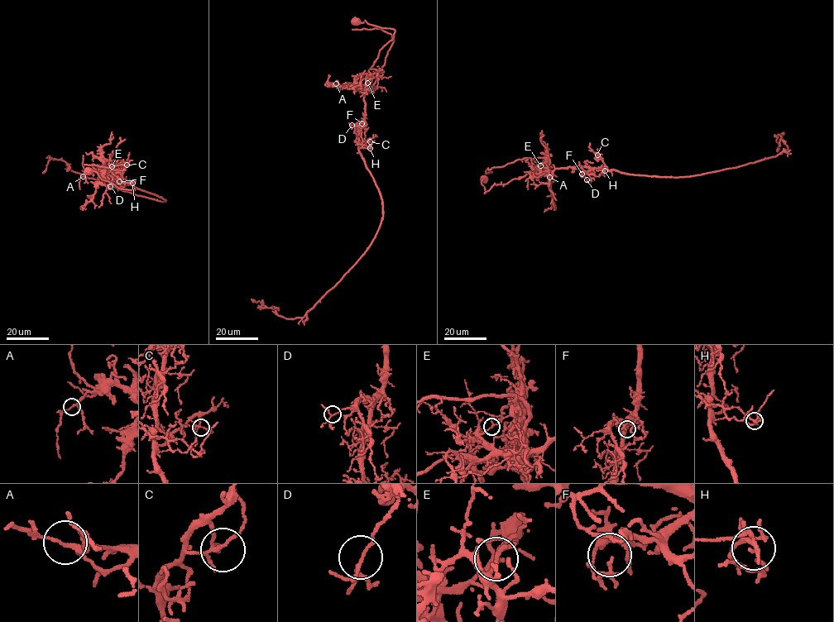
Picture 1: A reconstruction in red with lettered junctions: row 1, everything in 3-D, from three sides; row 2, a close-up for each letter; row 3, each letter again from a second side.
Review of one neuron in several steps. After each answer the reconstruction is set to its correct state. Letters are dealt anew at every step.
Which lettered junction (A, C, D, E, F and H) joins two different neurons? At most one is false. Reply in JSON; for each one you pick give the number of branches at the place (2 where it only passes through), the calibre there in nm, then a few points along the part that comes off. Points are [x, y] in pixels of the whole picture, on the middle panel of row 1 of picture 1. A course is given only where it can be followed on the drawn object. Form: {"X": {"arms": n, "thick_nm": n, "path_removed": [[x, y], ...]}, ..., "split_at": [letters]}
{"E": {"arms": 3, "thick_nm": 100, "path_removed": [[367, 83], [367, 88], [360, 86], [366, 92], [375, 82], [393, 39], [378, 28], [352, 29]]}, "split_at": ["E"]}

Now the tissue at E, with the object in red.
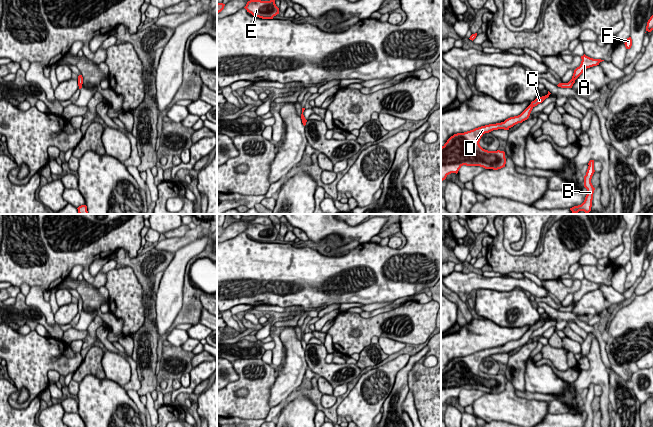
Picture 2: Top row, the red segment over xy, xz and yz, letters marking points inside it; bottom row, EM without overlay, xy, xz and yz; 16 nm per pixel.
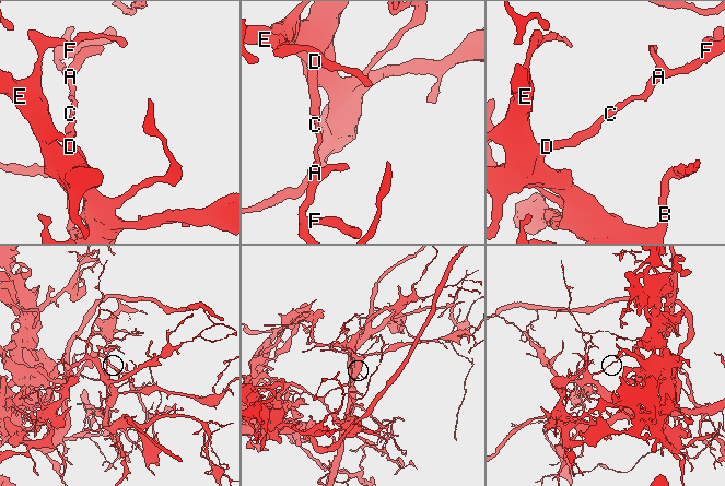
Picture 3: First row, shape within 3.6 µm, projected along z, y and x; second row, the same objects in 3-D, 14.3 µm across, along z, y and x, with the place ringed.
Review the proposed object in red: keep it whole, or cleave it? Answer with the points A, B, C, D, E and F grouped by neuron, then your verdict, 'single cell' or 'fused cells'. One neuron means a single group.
groups A F / B C D E; fused cells

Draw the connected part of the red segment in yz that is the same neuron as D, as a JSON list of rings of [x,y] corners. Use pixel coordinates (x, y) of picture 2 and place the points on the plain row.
[[[548,315],[547,319],[536,322],[520,339],[510,341],[504,346],[481,350],[451,360],[441,371],[441,407],[449,398],[457,398],[463,389],[480,390],[493,394],[505,391],[505,376],[483,373],[479,368],[481,361],[493,354],[509,354],[514,349],[527,344],[532,333],[542,327],[550,318]]]

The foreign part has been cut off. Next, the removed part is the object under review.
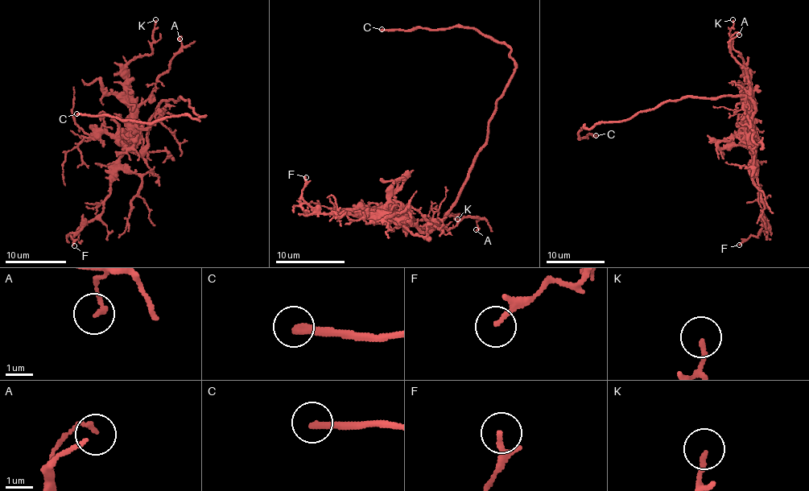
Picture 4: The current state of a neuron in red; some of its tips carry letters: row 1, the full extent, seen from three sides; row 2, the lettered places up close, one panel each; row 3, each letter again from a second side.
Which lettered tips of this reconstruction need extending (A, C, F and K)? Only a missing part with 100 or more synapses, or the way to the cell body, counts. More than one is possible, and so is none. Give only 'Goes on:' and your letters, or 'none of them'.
Goes on: C

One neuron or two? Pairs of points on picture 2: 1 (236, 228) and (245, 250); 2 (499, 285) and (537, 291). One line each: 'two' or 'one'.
1: two
2: one

